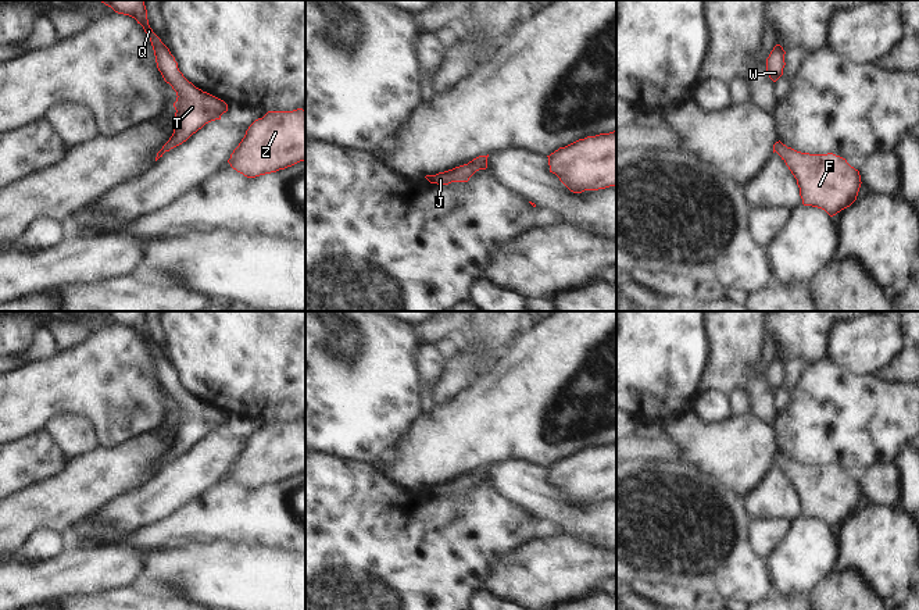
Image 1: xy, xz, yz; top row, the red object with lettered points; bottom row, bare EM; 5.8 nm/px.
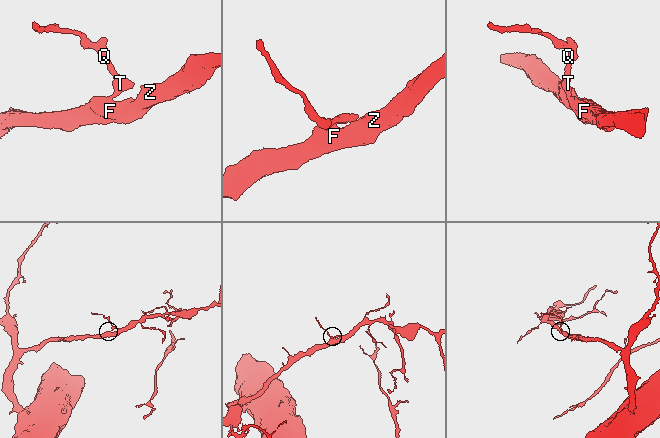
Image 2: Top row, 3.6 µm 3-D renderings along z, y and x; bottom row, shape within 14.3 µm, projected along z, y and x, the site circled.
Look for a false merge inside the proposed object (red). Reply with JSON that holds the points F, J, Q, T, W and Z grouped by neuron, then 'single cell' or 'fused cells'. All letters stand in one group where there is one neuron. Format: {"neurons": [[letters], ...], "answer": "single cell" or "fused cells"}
{"neurons": [["F", "J", "Q", "T", "W", "Z"]], "answer": "single cell"}

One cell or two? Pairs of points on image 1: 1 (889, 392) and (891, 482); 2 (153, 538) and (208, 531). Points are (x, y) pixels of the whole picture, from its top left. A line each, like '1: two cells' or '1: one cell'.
1: two cells
2: one cell

